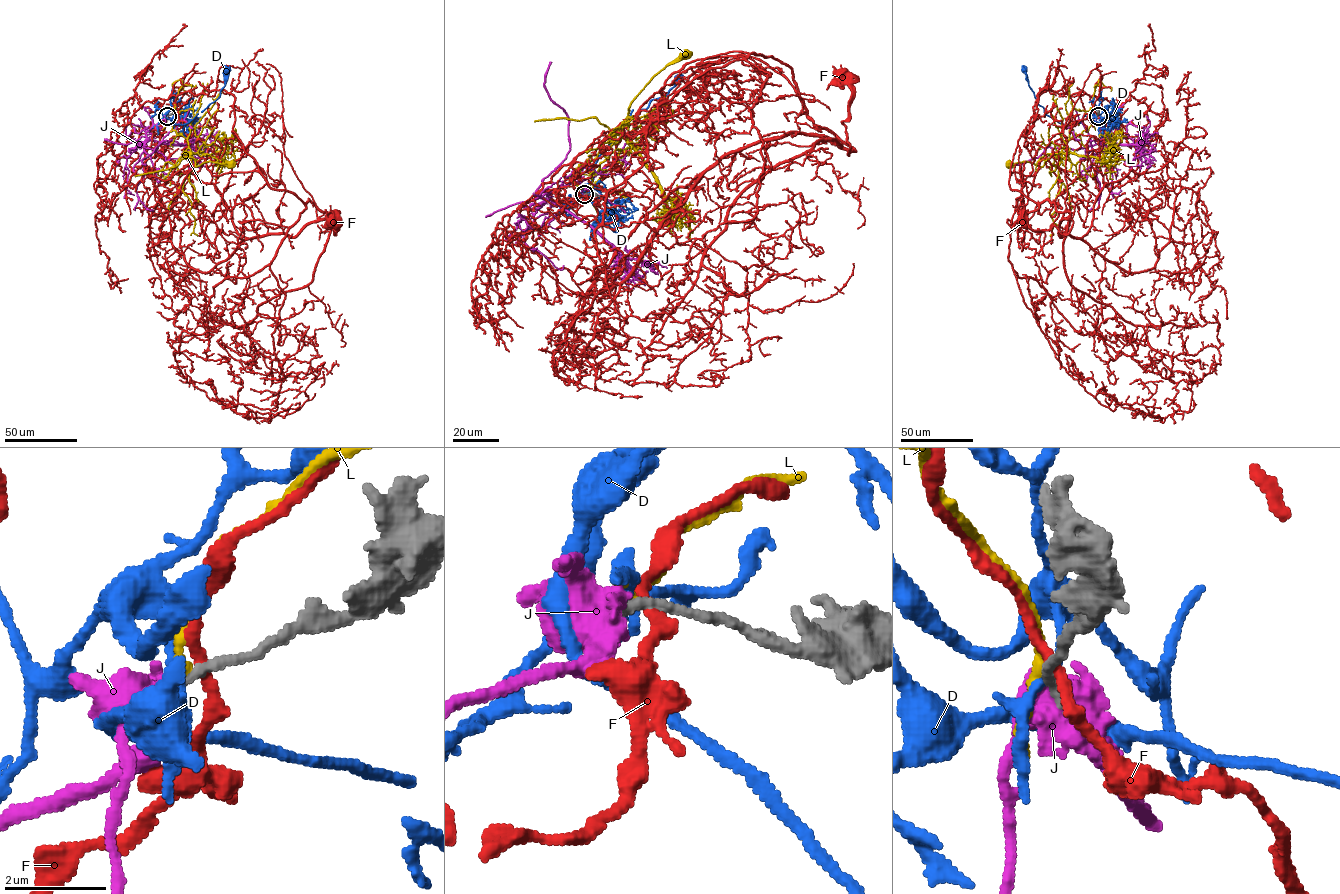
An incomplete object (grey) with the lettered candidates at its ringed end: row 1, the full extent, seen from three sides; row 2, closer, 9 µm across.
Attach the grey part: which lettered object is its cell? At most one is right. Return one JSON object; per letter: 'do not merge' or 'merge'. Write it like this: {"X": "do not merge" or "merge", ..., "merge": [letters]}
{"D": "do not merge", "F": "do not merge", "J": "do not merge", "L": "do not merge", "merge": []}

